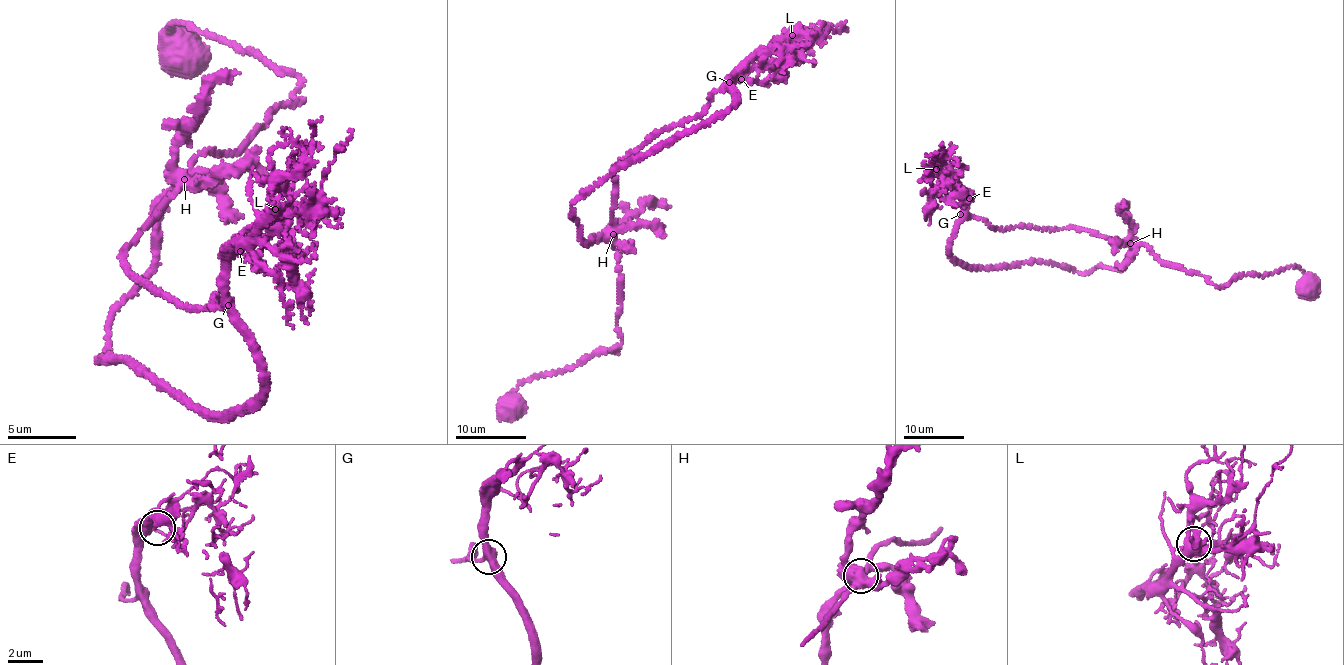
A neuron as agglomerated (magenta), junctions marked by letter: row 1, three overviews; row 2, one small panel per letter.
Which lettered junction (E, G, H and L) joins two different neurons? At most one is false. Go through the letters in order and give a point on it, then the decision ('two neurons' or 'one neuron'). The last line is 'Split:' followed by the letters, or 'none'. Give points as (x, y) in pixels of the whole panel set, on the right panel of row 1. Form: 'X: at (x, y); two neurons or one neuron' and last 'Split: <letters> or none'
E: at (969, 198); one neuron
G: at (960, 214); one neuron
H: at (1130, 243); one neuron
L: at (936, 169); one neuron
Split: none

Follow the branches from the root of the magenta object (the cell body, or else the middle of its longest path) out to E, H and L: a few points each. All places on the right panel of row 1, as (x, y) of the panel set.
E: (1310, 289), (1296, 267), (1219, 287), (1161, 264), (1145, 245), (1073, 227), (998, 229), (967, 216), (969, 198)
H: (1310, 289), (1296, 267), (1219, 287), (1131, 244)
L: (1310, 289), (1296, 267), (1219, 287), (1145, 245), (1073, 227), (998, 229), (967, 216), (965, 189), (936, 169)

